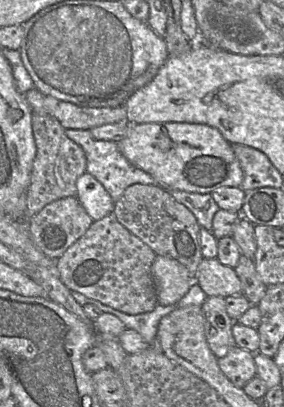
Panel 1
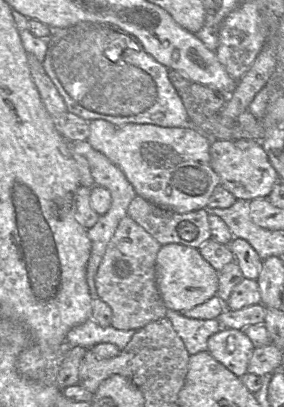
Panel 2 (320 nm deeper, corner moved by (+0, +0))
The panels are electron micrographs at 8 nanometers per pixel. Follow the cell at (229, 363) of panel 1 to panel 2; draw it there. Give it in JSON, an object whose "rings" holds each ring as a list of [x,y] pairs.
{"rings":[[[223,328],[208,339],[208,352],[237,377],[247,373],[254,346],[243,330]]]}

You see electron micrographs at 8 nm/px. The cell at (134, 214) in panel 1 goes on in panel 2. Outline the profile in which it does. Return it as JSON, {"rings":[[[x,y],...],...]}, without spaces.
{"rings":[[[136,195],[128,206],[127,216],[133,219],[162,246],[176,243],[199,249],[211,237],[208,221],[209,211],[206,208],[180,214],[161,208]]]}

